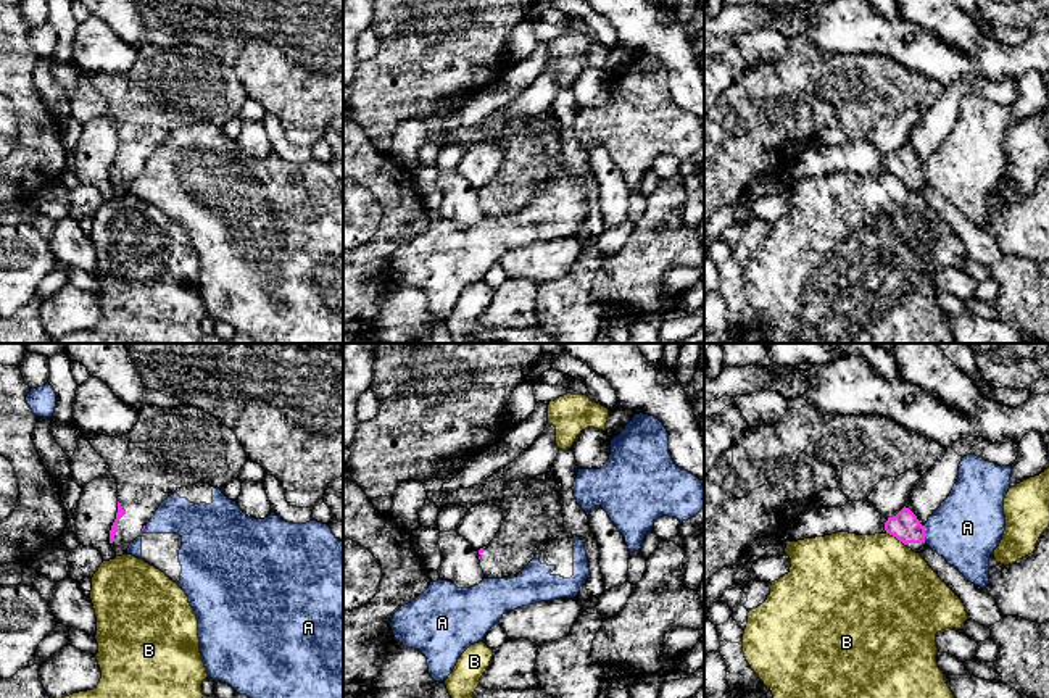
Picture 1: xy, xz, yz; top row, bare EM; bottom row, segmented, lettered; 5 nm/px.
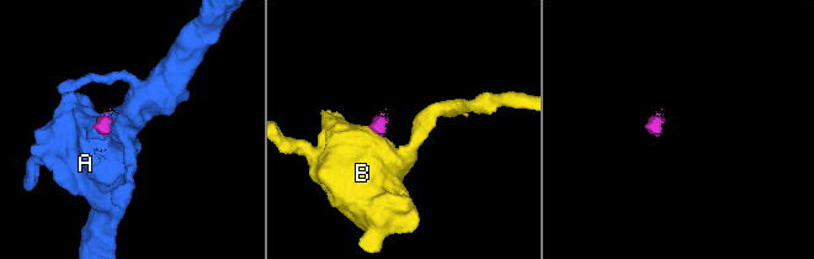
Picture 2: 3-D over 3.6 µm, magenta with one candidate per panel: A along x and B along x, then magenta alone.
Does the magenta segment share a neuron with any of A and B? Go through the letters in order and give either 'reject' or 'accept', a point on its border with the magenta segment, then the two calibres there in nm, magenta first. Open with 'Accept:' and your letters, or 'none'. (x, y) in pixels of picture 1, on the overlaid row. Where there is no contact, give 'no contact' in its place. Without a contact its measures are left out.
Accept: none
A: reject; contact yz (924, 534); calibres 150 and 360 nm
B: reject; contact yz (896, 537); calibres 150 and 480 nm

